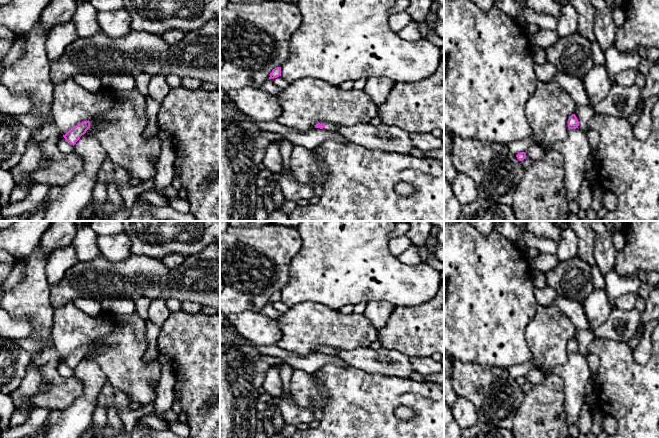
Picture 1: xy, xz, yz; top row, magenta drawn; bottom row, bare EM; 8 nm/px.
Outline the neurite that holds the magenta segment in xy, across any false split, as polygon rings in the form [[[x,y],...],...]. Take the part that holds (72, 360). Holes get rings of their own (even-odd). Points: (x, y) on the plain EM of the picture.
[[[89,344],[81,346],[77,348],[75,351],[73,351],[71,354],[69,354],[65,359],[63,359],[63,361],[69,368],[74,370],[76,366],[80,363],[80,361],[84,359],[89,352]]]

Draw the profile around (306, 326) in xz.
[[[315,302],[290,307],[277,322],[282,332],[277,346],[299,356],[314,353],[320,346],[369,347],[379,334],[364,314],[343,314]]]

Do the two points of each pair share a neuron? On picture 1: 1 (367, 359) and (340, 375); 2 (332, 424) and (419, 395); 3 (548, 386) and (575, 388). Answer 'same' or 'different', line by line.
1: different
2: same
3: different

